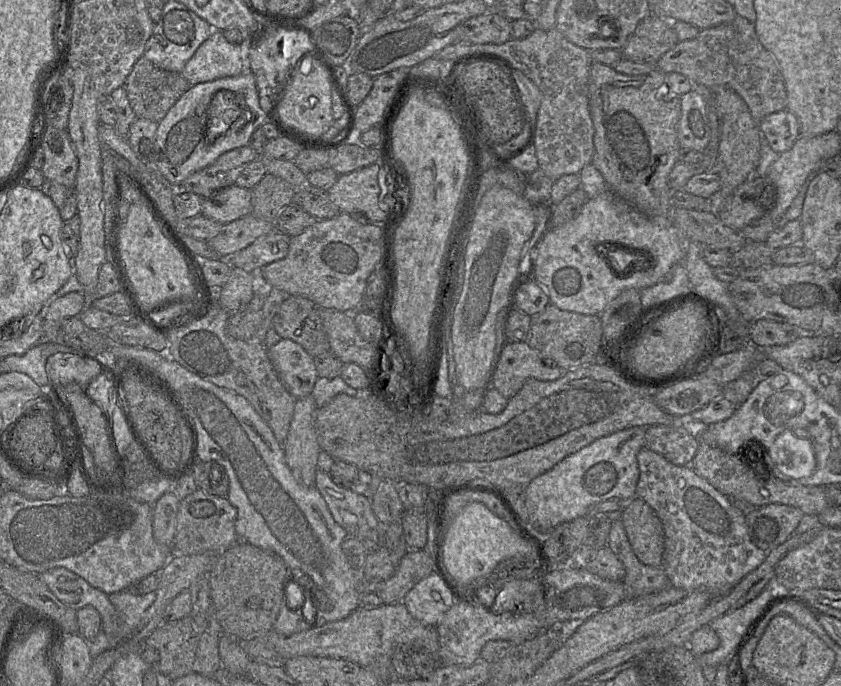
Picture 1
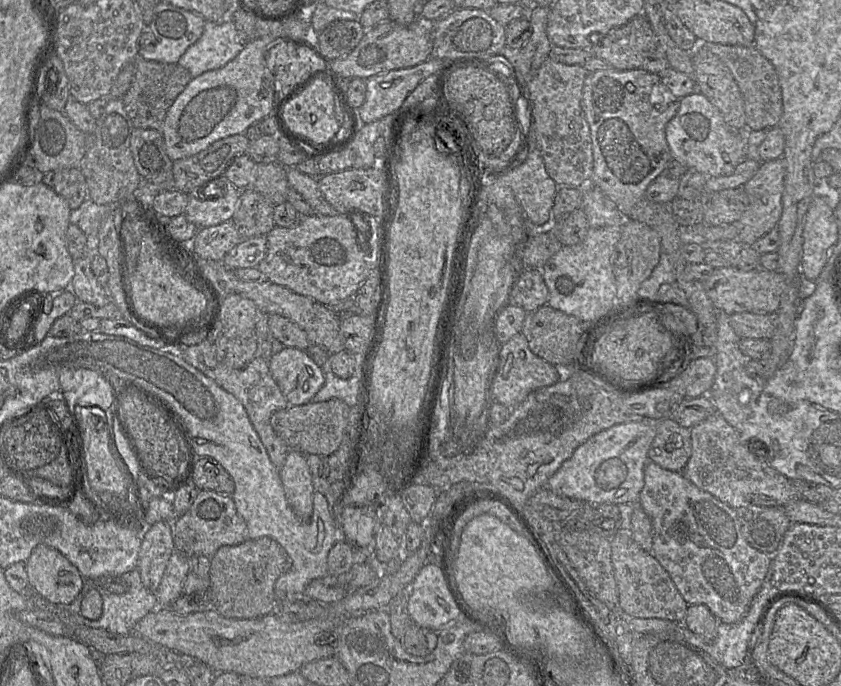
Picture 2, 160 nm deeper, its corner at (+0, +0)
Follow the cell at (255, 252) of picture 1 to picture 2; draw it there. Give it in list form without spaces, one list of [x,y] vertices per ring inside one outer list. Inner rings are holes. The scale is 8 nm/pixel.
[[[256,236],[242,241],[223,258],[222,263],[229,269],[257,268],[267,251],[266,236]]]

